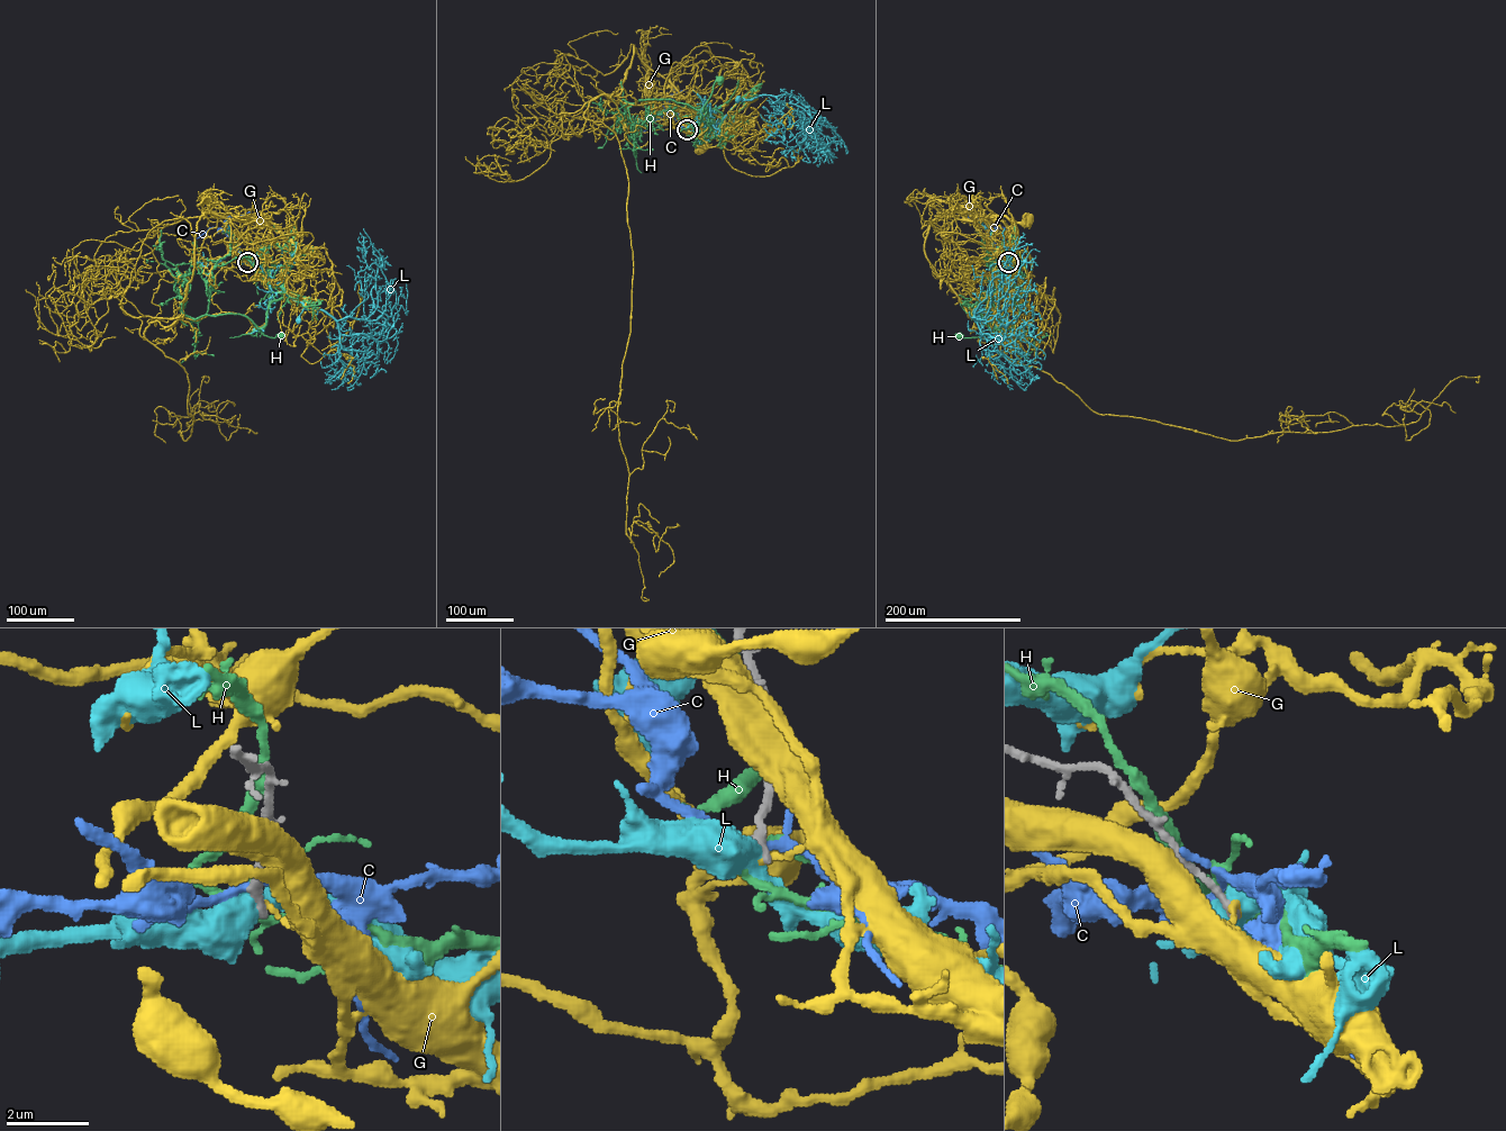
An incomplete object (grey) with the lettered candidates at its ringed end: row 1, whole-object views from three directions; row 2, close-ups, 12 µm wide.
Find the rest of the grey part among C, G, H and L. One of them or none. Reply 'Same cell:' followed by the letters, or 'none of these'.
Same cell: none of these

